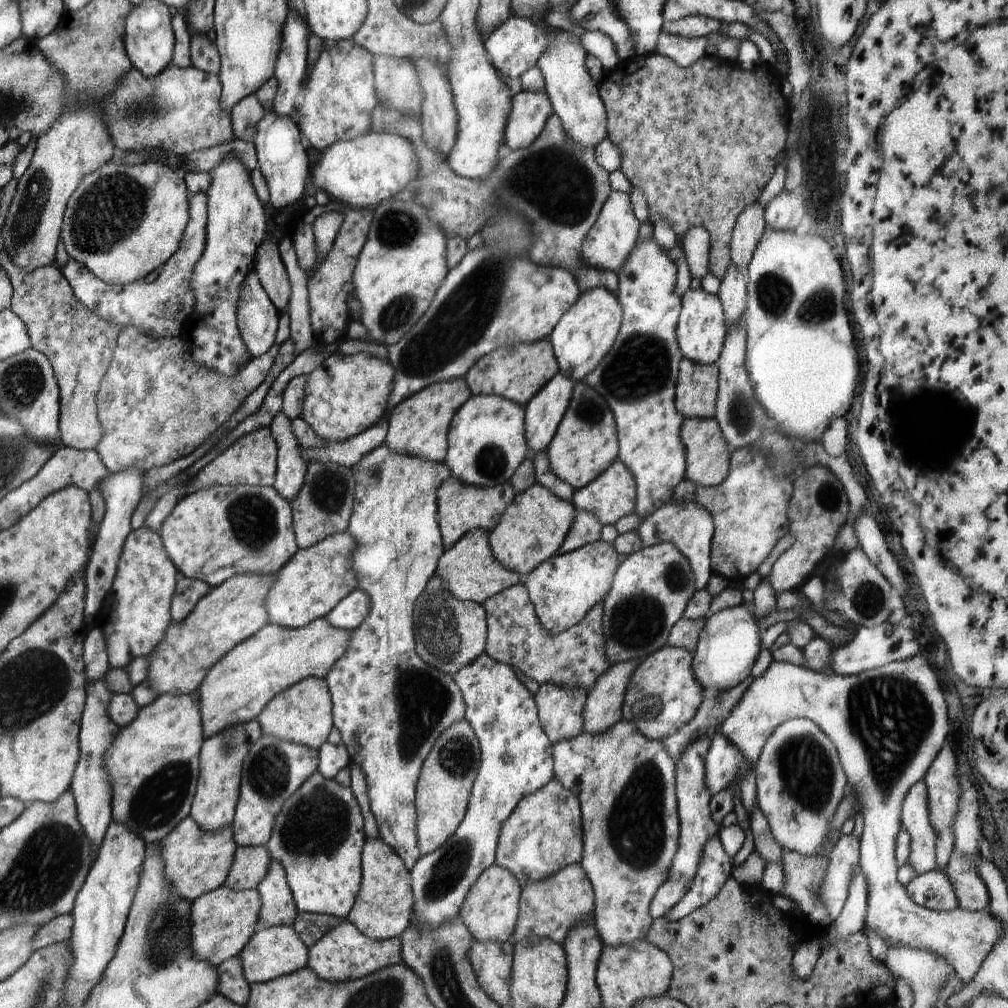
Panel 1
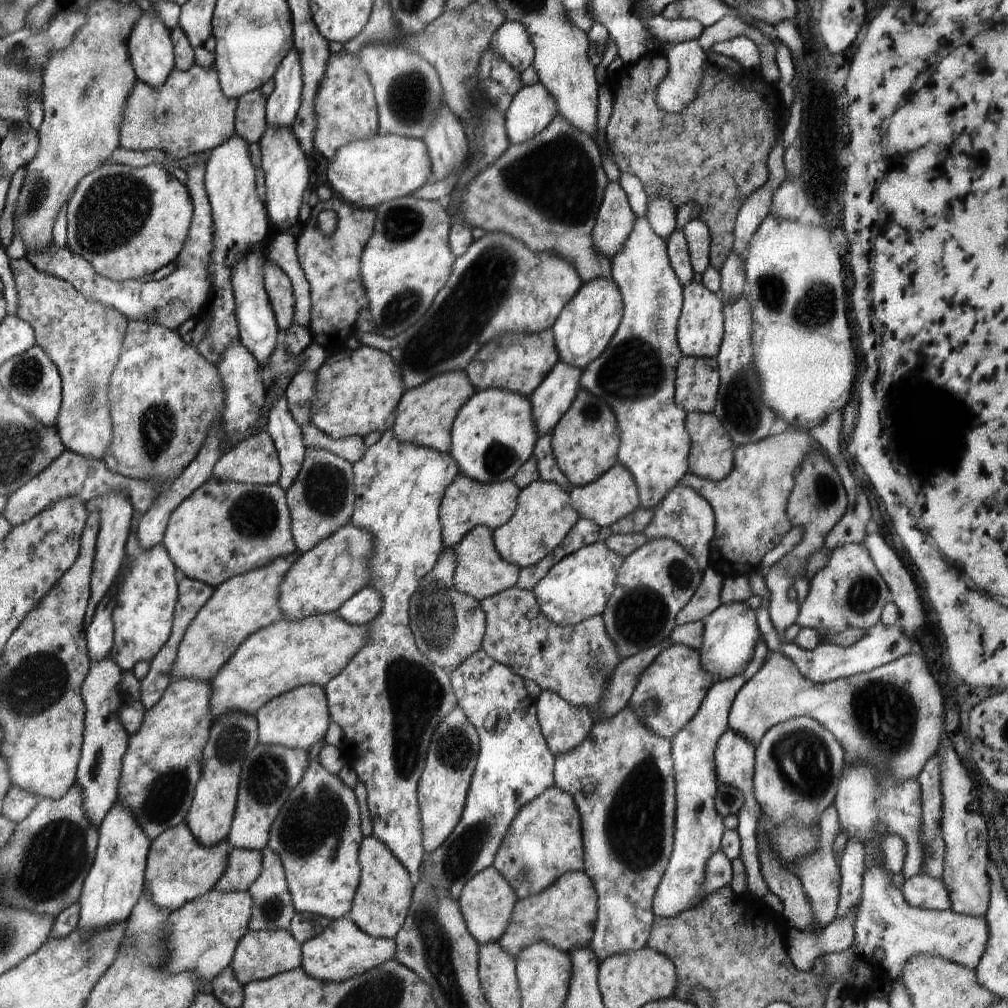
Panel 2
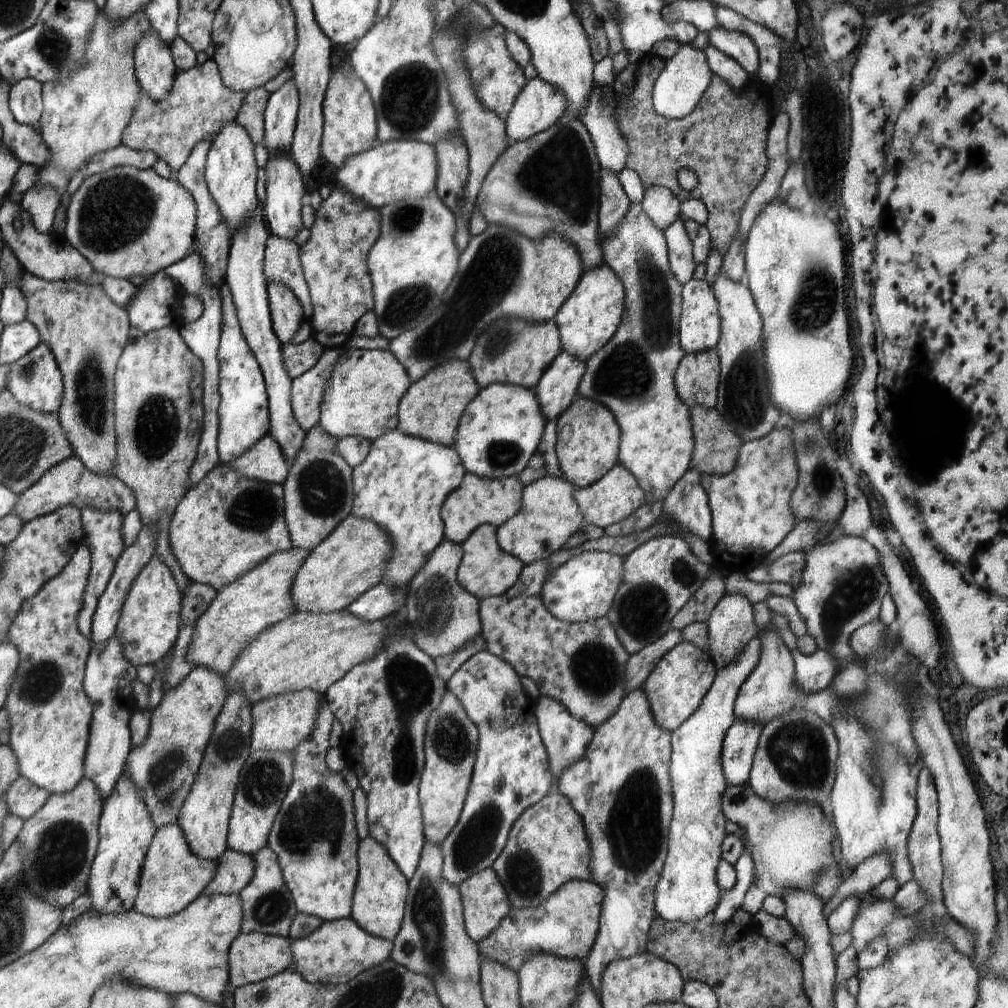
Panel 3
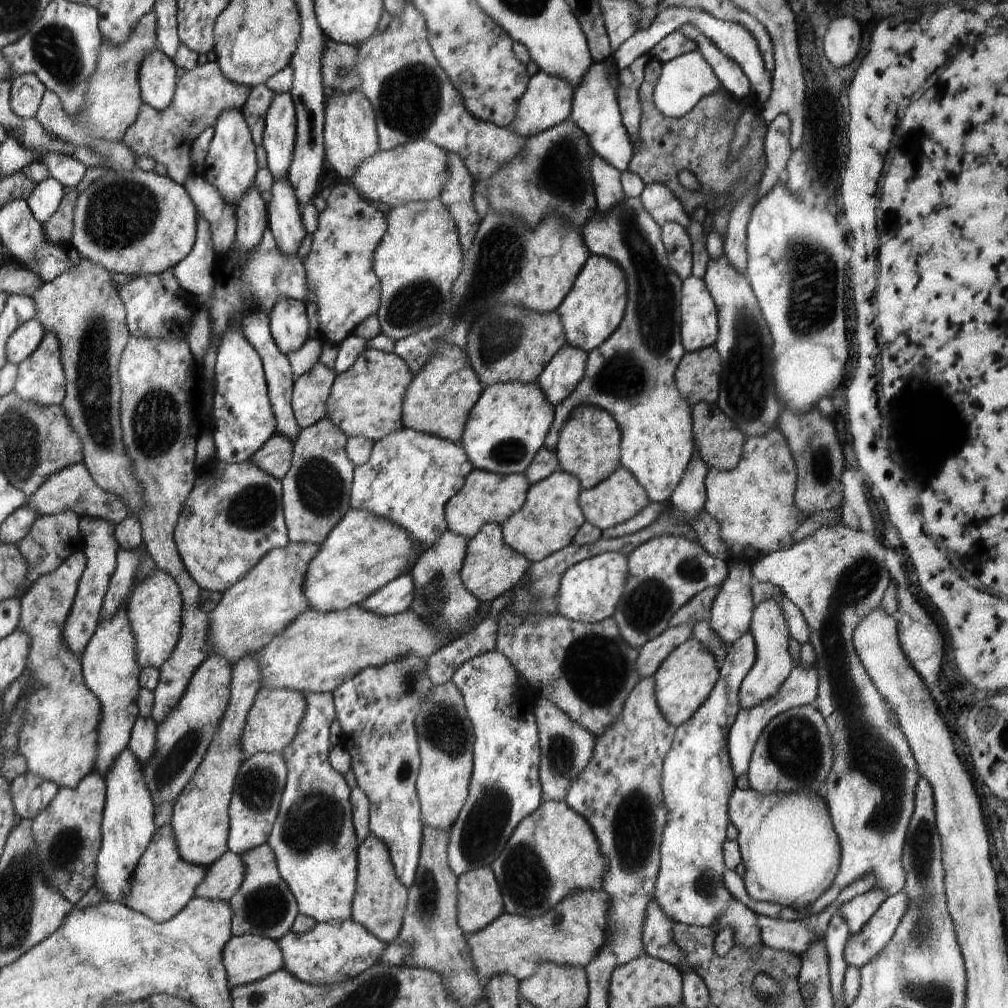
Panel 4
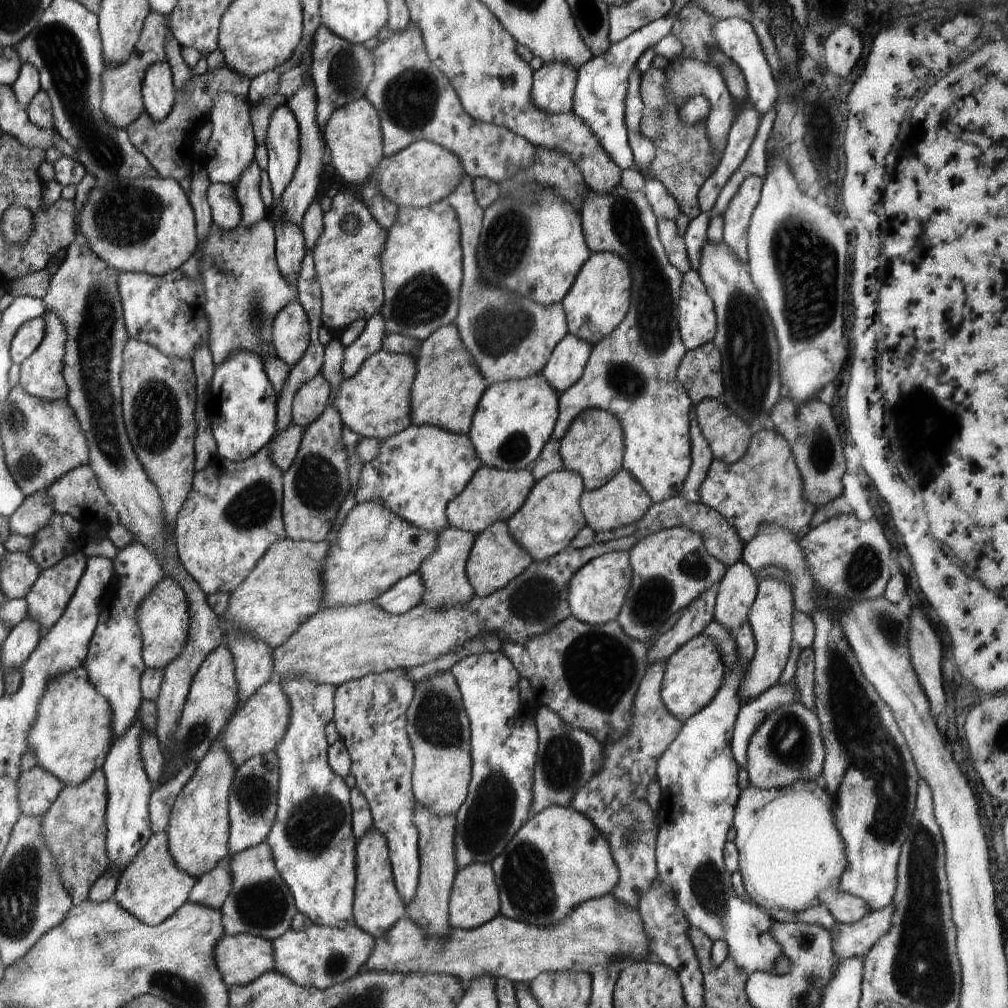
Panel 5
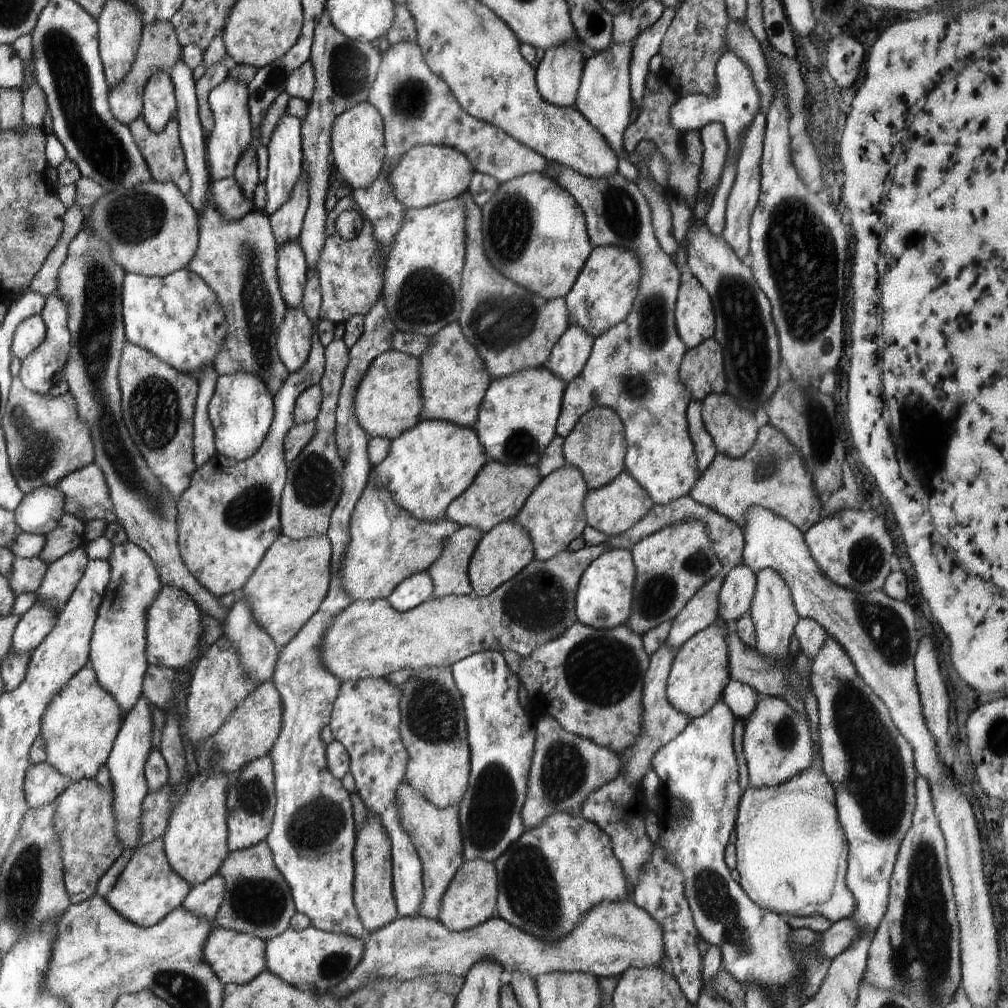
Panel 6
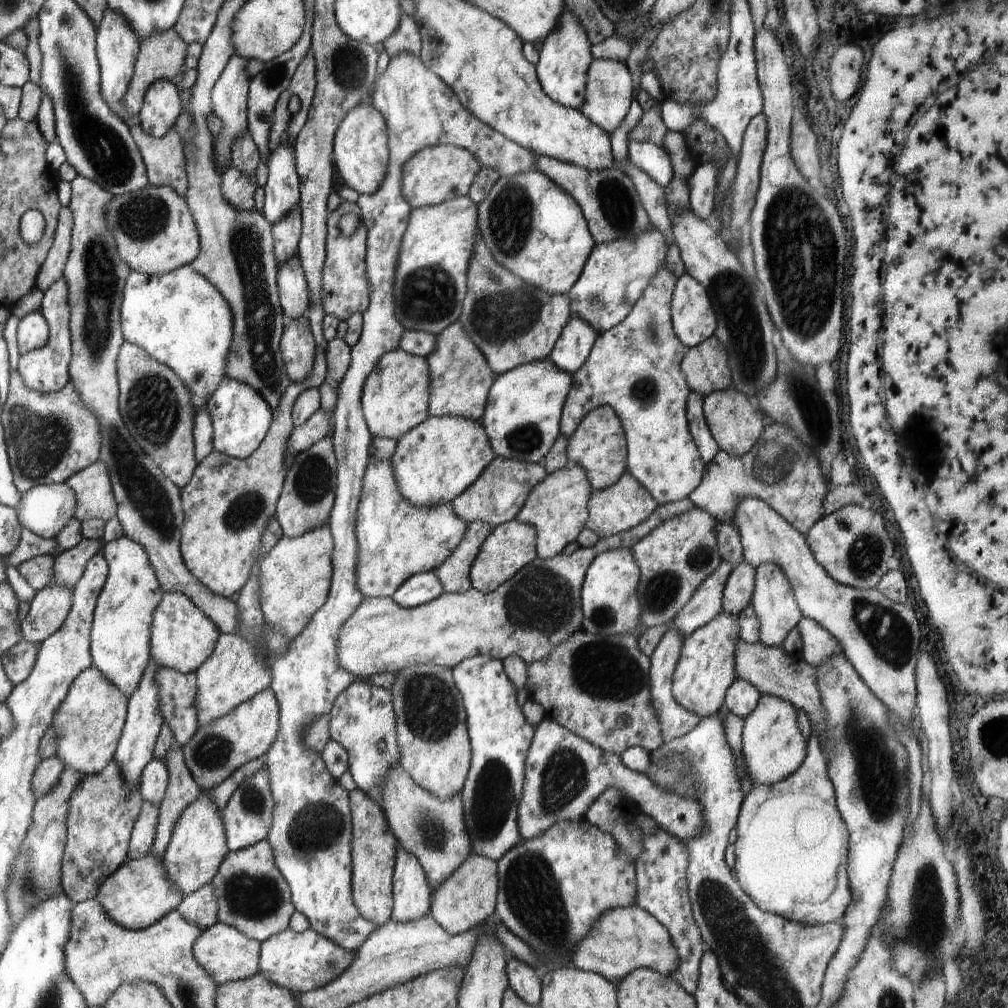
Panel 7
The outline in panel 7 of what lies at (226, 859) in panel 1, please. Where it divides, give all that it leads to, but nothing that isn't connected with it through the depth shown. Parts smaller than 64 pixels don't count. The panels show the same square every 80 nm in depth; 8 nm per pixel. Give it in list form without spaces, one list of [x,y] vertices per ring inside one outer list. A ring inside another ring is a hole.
[[[146,854],[142,858],[128,860],[104,882],[97,894],[98,902],[103,904],[112,920],[116,920],[129,930],[141,930],[155,925],[167,917],[173,909],[178,909],[183,902],[180,888],[168,876],[167,868],[160,854]]]

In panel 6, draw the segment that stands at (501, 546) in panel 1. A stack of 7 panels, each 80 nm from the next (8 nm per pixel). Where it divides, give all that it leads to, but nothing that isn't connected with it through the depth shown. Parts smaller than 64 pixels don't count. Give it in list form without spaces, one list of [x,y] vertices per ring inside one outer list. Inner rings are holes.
[[[569,465],[543,477],[540,484],[532,491],[522,510],[512,521],[528,531],[538,560],[548,560],[559,552],[565,551],[572,540],[581,536],[587,525],[583,507],[587,492],[581,470]]]

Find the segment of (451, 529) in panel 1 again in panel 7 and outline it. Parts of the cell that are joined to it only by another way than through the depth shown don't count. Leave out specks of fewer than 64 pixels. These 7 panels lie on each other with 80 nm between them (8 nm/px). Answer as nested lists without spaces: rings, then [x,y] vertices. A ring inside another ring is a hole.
[[[495,457],[482,470],[476,482],[453,500],[450,504],[452,512],[456,514],[456,518],[462,518],[467,525],[472,522],[484,522],[494,529],[500,524],[515,520],[534,486],[543,482],[546,476],[542,463],[528,464],[528,462]]]

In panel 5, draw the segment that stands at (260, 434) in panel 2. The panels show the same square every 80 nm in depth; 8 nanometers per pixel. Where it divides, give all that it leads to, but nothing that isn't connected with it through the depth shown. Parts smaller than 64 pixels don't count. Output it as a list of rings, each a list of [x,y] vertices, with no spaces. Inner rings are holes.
[[[291,424],[276,434],[270,442],[269,453],[282,472],[288,470],[290,465],[293,464],[293,460],[298,454],[304,431],[305,428]]]

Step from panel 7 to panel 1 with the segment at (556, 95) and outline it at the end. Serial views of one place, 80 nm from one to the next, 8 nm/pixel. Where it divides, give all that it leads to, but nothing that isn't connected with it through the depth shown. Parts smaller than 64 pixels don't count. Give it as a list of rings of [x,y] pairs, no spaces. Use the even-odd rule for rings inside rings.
[[[522,91],[512,98],[512,112],[504,132],[507,150],[524,150],[532,146],[552,114],[545,92]]]

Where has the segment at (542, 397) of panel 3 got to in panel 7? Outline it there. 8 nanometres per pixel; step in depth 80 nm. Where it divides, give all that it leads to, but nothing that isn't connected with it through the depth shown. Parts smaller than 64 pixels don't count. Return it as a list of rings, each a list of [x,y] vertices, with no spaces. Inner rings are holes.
[[[570,318],[548,360],[558,370],[574,375],[588,359],[598,336],[582,318]]]

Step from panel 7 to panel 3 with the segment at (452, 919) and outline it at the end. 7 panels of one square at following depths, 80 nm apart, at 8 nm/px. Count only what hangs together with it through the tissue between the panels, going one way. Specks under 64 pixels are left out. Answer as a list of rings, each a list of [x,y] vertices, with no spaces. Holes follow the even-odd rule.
[[[492,867],[477,870],[464,882],[461,882],[458,887],[463,904],[466,934],[474,942],[480,942],[482,939],[489,937],[499,927],[504,917],[508,917],[509,910],[512,909],[510,901]]]

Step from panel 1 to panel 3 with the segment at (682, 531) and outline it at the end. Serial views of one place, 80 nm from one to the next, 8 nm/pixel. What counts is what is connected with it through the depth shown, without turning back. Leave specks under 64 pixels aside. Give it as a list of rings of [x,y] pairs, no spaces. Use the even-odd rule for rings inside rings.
[[[691,466],[663,501],[663,514],[668,513],[673,518],[673,521],[676,521],[681,526],[681,531],[690,531],[708,541],[713,533],[712,517],[707,492],[701,485],[702,475],[698,469]]]

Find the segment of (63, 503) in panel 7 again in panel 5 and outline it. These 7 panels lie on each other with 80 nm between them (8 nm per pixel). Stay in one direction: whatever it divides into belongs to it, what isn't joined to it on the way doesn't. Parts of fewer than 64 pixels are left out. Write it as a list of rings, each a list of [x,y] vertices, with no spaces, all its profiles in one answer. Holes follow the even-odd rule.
[[[46,492],[26,496],[26,500],[9,518],[11,534],[16,533],[25,537],[34,537],[45,527],[54,514],[51,498]]]

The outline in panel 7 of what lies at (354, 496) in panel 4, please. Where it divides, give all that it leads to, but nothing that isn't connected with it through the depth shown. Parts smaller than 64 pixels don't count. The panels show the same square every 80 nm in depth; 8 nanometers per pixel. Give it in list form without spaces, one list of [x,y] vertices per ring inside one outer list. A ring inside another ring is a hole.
[[[432,416],[396,442],[390,462],[400,496],[416,508],[430,508],[443,504],[450,505],[476,482],[482,470],[494,458],[492,446],[488,442],[481,421],[468,420],[460,416]]]

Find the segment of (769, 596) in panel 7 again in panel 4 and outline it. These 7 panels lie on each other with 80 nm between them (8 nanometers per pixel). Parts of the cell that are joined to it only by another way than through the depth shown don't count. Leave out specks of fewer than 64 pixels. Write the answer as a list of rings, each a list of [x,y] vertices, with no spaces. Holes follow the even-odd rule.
[[[784,594],[772,595],[766,597],[754,607],[749,630],[753,634],[756,643],[756,660],[739,688],[740,709],[754,706],[776,694],[776,691],[782,686],[793,668],[792,657],[789,653],[791,634],[785,612],[781,607],[783,598],[786,598]]]

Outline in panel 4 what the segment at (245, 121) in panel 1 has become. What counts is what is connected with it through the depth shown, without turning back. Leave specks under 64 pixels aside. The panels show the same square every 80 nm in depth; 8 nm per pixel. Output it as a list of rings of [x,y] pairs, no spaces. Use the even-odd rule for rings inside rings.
[[[265,84],[258,85],[251,89],[246,102],[240,108],[255,146],[262,144],[266,115],[274,97],[275,94]]]

